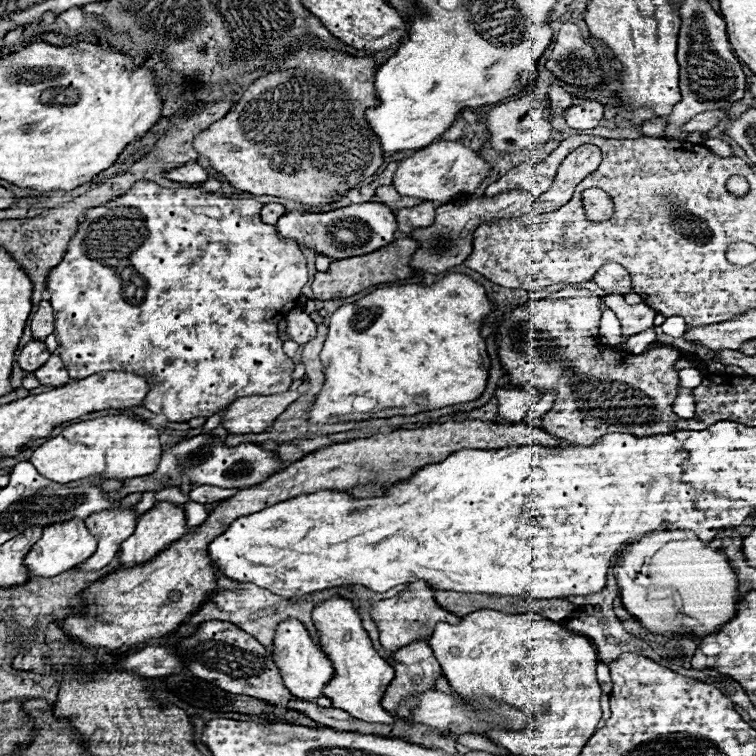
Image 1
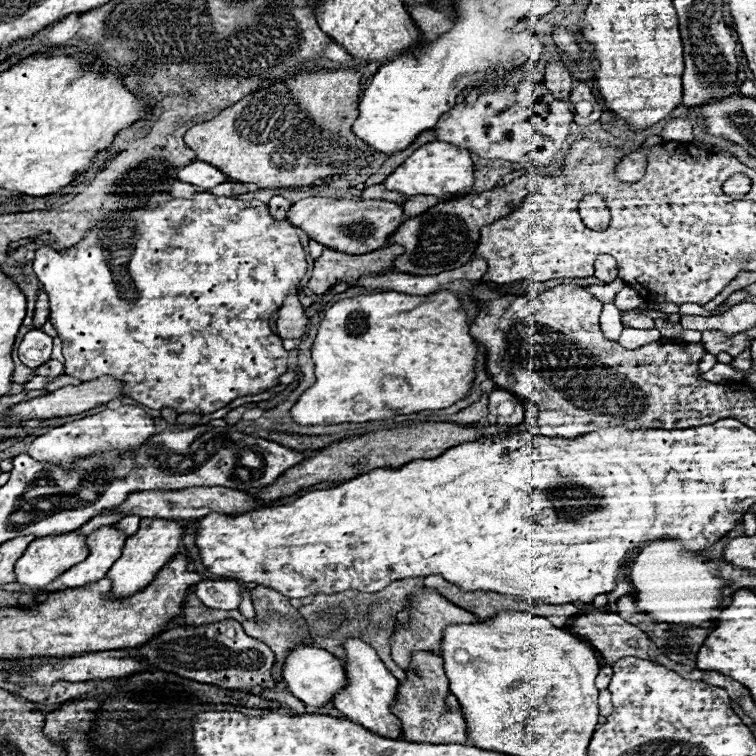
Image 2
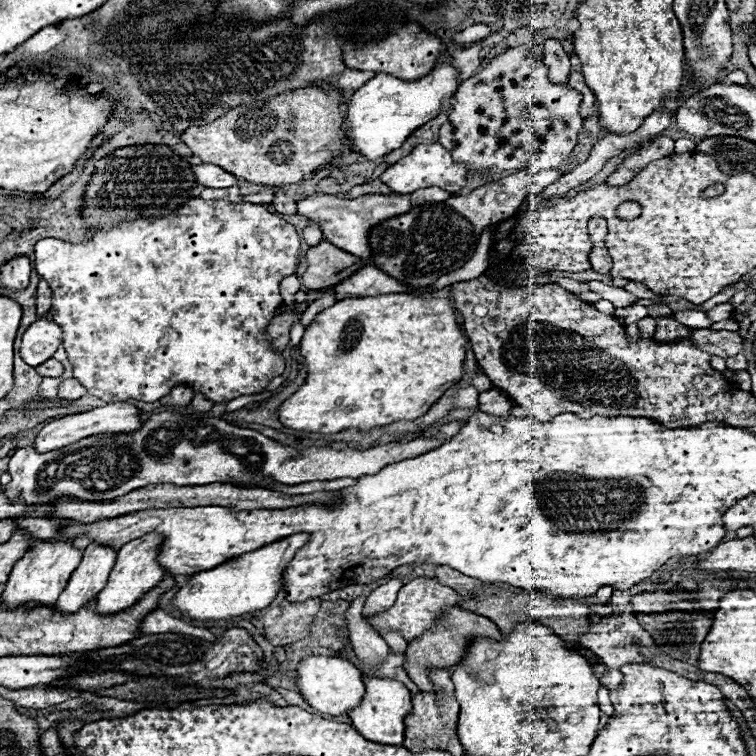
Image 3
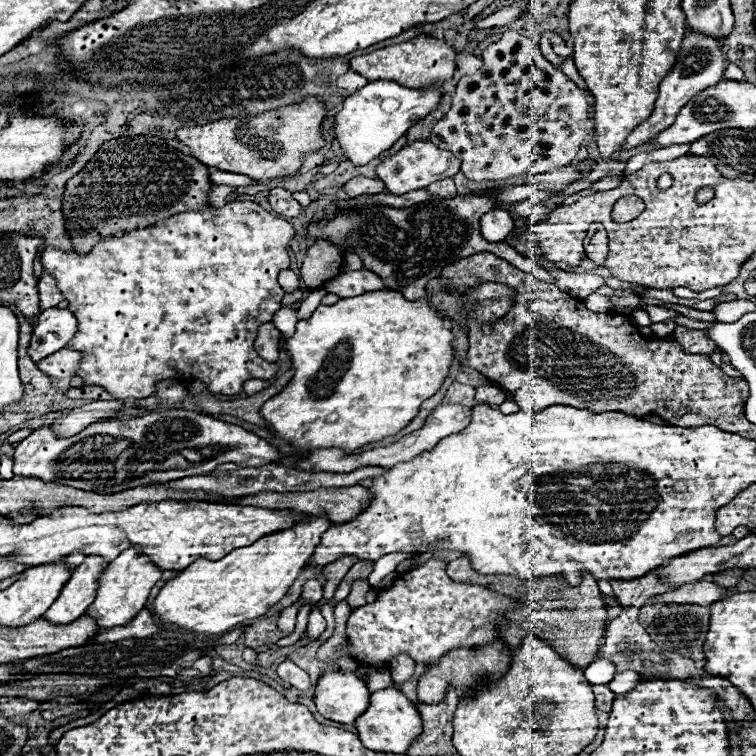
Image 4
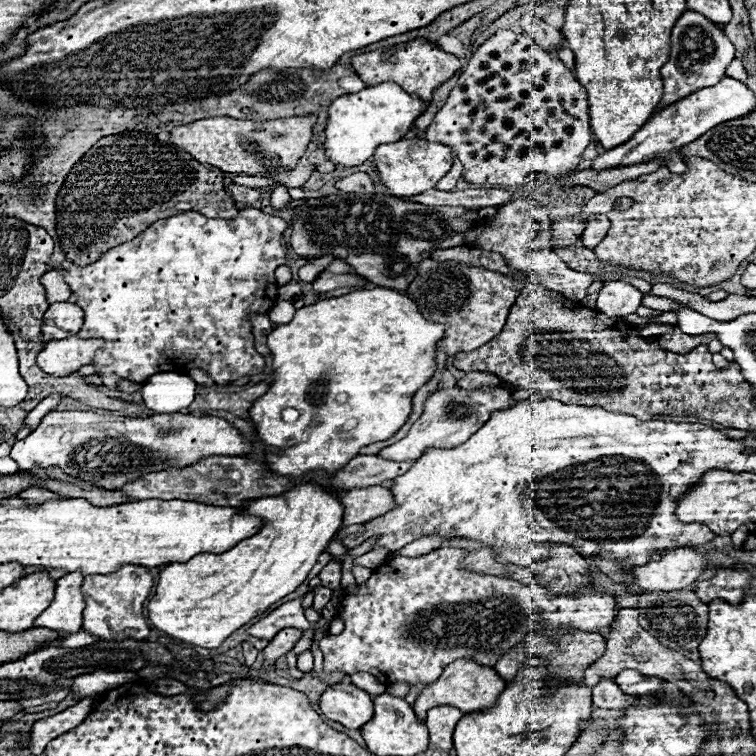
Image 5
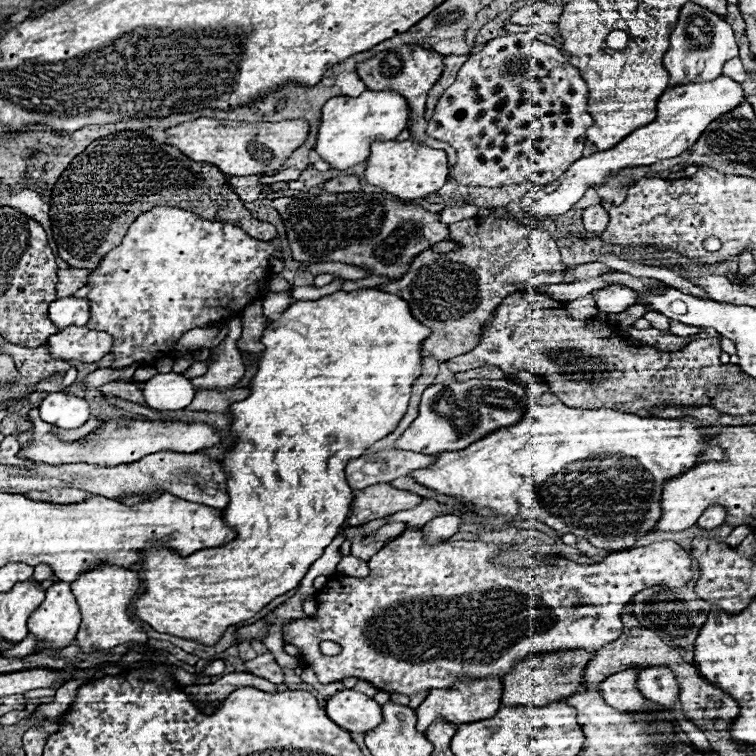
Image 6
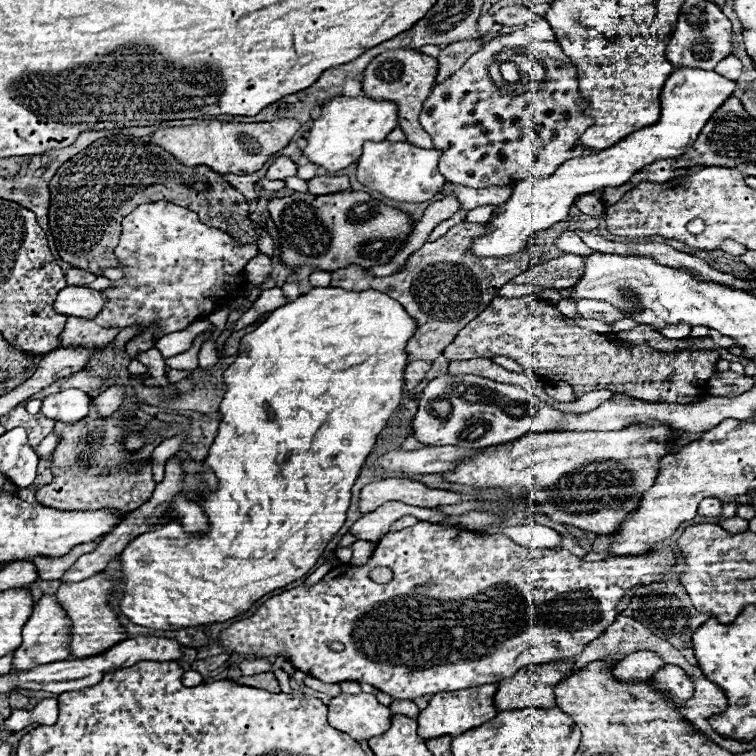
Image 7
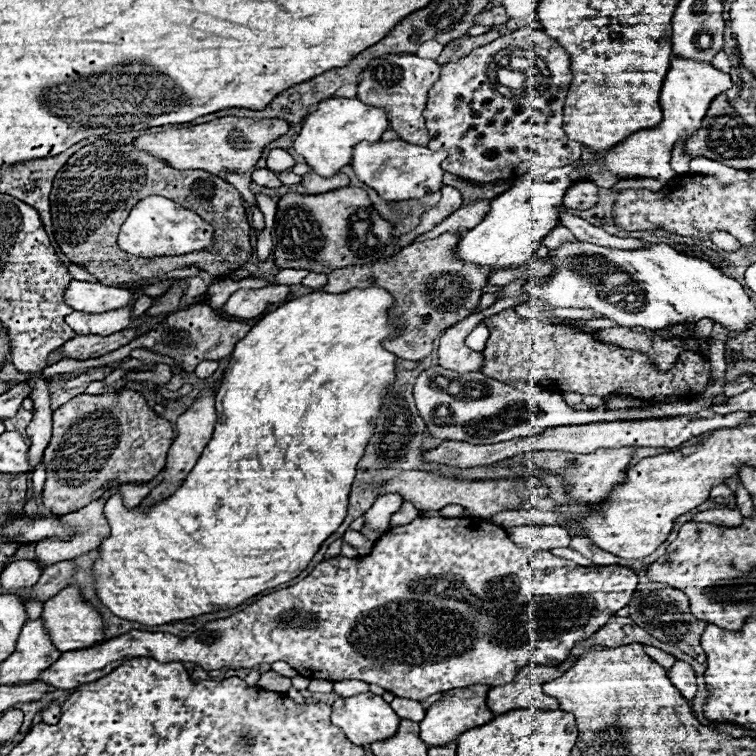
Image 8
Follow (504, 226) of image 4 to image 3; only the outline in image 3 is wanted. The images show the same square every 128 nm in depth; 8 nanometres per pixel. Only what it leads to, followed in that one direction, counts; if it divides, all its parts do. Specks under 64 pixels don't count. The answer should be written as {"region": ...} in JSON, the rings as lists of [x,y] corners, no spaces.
{"region":[[[492,224],[490,228],[486,228],[482,232],[482,238],[478,242],[478,248],[474,252],[474,256],[468,260],[468,264],[464,264],[464,268],[458,268],[456,272],[450,272],[450,274],[444,274],[440,276],[440,280],[436,280],[436,284],[430,286],[432,292],[438,292],[454,282],[464,282],[464,280],[476,280],[480,278],[486,270],[488,270],[488,248],[490,248],[490,232],[494,230],[496,224]]]}

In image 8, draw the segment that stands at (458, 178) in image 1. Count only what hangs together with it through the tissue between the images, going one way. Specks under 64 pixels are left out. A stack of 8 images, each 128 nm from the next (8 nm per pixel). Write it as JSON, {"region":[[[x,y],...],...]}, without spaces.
{"region":[[[404,140],[392,142],[360,142],[354,146],[352,168],[360,182],[374,188],[384,200],[416,200],[442,188],[440,162],[446,158],[444,150],[434,152],[424,146],[414,146]]]}

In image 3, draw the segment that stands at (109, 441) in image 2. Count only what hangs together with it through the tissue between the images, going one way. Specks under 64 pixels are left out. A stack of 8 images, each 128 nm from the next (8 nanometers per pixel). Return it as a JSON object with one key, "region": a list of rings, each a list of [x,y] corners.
{"region":[[[114,402],[114,404],[106,404],[100,408],[94,408],[90,412],[82,412],[82,414],[74,414],[74,416],[64,416],[58,418],[50,424],[46,424],[36,440],[34,440],[34,448],[36,452],[52,452],[56,448],[64,448],[76,440],[88,438],[88,436],[100,436],[102,432],[136,432],[136,428],[142,426],[142,414],[136,406],[126,404],[126,402]]]}

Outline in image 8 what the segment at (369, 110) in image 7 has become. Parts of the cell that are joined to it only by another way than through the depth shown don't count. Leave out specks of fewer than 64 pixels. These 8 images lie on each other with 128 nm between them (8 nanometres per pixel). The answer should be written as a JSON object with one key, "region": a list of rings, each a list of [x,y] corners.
{"region":[[[328,98],[318,104],[318,110],[308,114],[298,138],[294,140],[294,150],[306,158],[308,166],[320,176],[334,176],[342,166],[350,164],[352,148],[360,142],[378,142],[388,130],[388,114],[384,108],[368,106],[358,98]]]}

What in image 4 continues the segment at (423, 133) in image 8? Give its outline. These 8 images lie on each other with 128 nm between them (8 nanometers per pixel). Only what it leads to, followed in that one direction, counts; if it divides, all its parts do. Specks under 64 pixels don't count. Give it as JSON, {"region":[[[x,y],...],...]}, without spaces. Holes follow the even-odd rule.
{"region":[[[422,34],[408,42],[386,46],[382,50],[374,50],[368,56],[358,56],[350,60],[350,68],[366,76],[368,80],[394,80],[408,88],[426,88],[430,84],[446,82],[452,78],[454,68],[456,68],[454,58],[456,58],[456,52],[444,40]],[[452,178],[440,180],[440,182],[432,184],[432,186],[428,186],[426,190],[428,190],[432,196],[436,196],[436,198],[454,198],[454,196],[456,196],[456,186],[454,186],[454,180],[452,180]]]}

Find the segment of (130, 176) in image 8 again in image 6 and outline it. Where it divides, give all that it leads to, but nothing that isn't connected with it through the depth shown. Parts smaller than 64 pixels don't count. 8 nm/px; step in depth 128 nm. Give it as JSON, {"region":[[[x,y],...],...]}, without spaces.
{"region":[[[124,130],[94,140],[58,178],[52,200],[50,220],[52,236],[58,244],[58,254],[72,268],[94,270],[98,262],[116,248],[126,236],[132,220],[140,212],[156,206],[172,206],[200,214],[206,220],[238,224],[244,232],[260,240],[276,238],[276,228],[270,222],[260,222],[250,216],[242,200],[230,188],[228,178],[212,164],[194,162],[180,154],[178,148],[156,144],[150,136]]]}

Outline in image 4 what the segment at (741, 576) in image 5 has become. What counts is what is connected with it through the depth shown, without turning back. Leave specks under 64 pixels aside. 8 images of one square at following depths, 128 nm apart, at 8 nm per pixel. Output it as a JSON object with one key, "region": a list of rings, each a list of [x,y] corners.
{"region":[[[700,582],[700,584],[684,584],[678,590],[664,592],[662,596],[656,596],[652,602],[660,600],[664,604],[700,604],[710,606],[716,600],[722,600],[726,588],[720,588],[712,582]]]}

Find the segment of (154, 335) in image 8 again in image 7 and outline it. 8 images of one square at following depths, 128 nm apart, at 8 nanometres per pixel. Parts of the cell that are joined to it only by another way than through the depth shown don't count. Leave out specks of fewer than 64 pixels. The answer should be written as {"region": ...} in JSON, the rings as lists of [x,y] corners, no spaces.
{"region":[[[252,324],[252,326],[246,326],[246,328],[242,328],[242,330],[234,332],[234,334],[228,338],[226,346],[224,346],[224,354],[226,354],[226,356],[234,356],[234,354],[238,352],[238,348],[240,348],[240,340],[242,340],[242,336],[246,336],[248,332],[252,332],[254,328],[256,328],[256,324]]]}

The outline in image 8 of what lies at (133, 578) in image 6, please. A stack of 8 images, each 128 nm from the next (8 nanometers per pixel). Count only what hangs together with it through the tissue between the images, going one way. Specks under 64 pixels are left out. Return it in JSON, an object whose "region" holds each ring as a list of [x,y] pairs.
{"region":[[[64,588],[60,590],[56,596],[52,596],[50,600],[44,602],[44,628],[48,630],[48,634],[52,636],[54,646],[60,652],[72,652],[72,650],[82,650],[82,648],[90,648],[96,646],[100,642],[104,642],[104,622],[102,616],[98,612],[98,608],[92,608],[90,604],[84,604],[84,596],[80,596],[80,588]]]}

